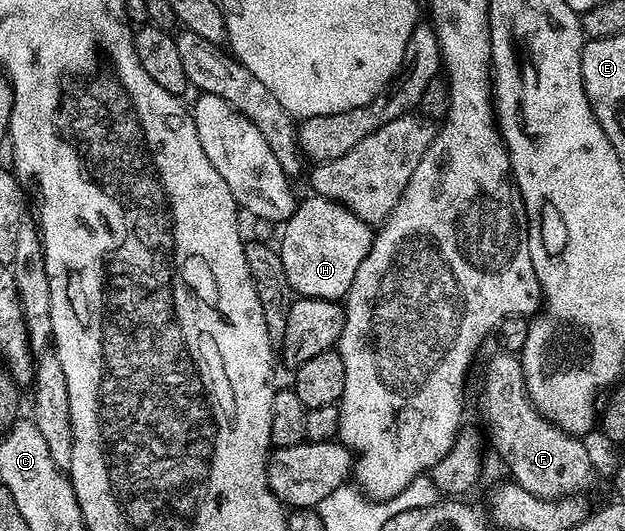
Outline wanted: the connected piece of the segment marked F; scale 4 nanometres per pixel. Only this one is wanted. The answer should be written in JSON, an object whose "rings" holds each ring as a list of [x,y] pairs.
{"rings":[[[498,350],[498,355],[485,367],[485,419],[493,434],[493,447],[497,455],[509,466],[512,482],[527,493],[535,493],[537,499],[567,499],[580,496],[593,483],[593,459],[585,448],[584,438],[568,435],[550,419],[544,419],[535,408],[527,393],[521,360],[512,351]]]}

